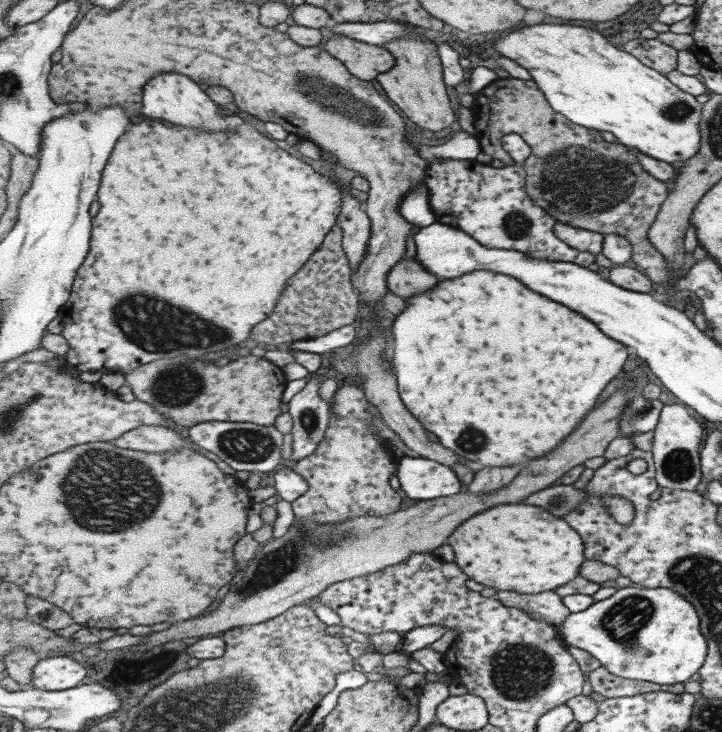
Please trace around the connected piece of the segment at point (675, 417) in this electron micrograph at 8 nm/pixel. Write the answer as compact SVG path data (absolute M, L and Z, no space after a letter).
M683 403L663 405L658 422L652 430L653 441L650 450L652 463L654 464L655 478L663 487L694 491L695 486L701 482L697 446L701 444L703 430L695 417L691 417L689 414L690 408Z

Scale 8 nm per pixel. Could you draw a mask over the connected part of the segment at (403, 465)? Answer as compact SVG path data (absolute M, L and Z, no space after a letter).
M423 457L399 459L398 480L405 494L415 501L450 497L461 490L457 474L446 463Z

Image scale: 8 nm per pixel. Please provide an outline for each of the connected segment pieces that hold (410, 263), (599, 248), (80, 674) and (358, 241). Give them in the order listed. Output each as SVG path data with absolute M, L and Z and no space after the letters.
M416 258L402 259L402 261L390 272L388 282L390 292L397 294L404 300L409 296L423 294L439 284L440 278L437 278L432 272L429 272Z
M557 221L555 230L558 238L567 242L567 245L573 249L585 250L593 254L599 254L603 251L603 242L606 237L604 234L591 229L585 230L562 221Z
M55 656L41 659L33 671L31 688L41 690L67 690L87 681L88 666L69 658L69 656Z
M342 189L343 206L338 220L338 226L342 227L344 238L343 248L351 259L353 270L358 269L358 264L364 259L371 240L372 220L366 209L361 206L361 199L354 193Z

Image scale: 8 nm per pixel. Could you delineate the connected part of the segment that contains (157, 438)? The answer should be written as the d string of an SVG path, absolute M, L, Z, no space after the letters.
M146 424L122 434L113 441L115 446L146 453L175 452L185 448L185 440L169 426Z

